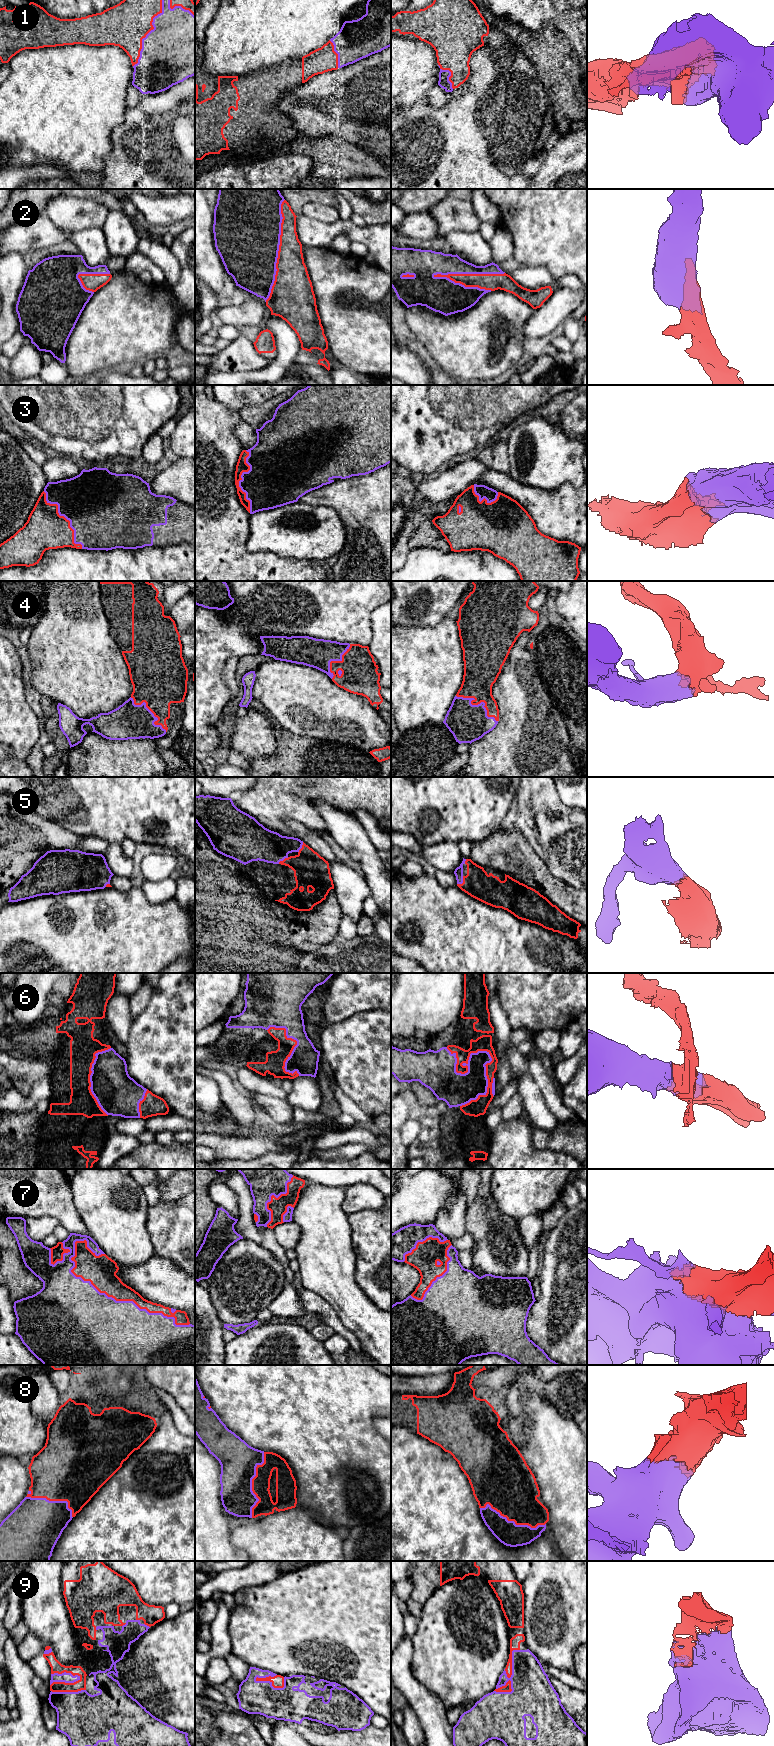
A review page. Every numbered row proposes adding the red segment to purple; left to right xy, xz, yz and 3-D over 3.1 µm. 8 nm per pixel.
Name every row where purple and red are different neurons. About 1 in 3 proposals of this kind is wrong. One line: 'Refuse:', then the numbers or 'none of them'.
Refuse: none of them

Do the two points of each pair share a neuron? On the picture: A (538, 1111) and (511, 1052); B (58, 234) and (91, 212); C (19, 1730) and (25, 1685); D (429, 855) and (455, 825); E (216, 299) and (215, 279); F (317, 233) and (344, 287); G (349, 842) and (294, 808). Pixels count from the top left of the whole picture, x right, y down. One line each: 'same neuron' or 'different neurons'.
A: same neuron
B: different neurons
C: same neuron
D: different neurons
E: different neurons
F: different neurons
G: different neurons

